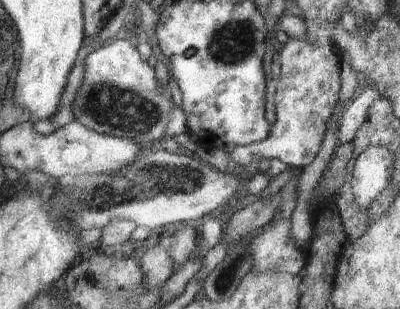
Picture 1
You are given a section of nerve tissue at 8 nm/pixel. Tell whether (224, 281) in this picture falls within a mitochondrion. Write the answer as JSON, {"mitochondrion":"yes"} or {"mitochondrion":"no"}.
{"mitochondrion":"yes"}

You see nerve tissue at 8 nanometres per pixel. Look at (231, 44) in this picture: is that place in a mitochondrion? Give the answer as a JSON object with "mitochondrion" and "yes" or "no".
{"mitochondrion":"yes"}

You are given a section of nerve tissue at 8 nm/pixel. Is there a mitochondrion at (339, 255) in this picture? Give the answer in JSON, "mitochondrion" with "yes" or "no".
{"mitochondrion":"no"}

